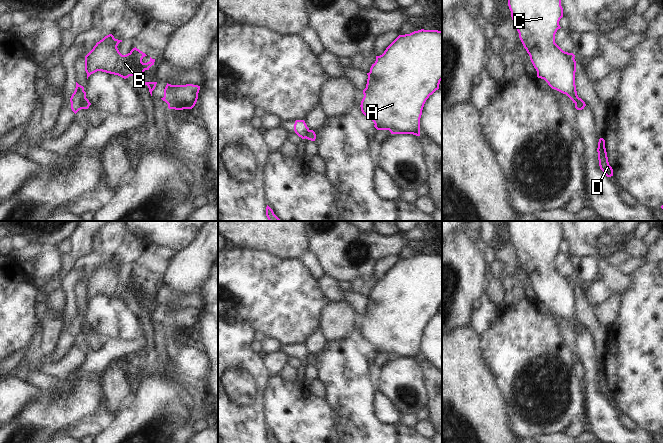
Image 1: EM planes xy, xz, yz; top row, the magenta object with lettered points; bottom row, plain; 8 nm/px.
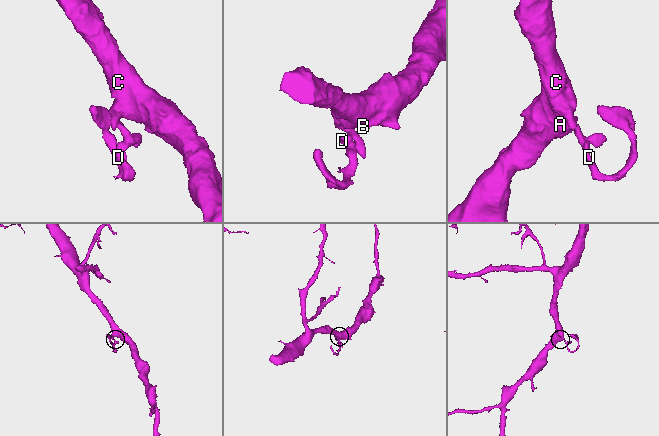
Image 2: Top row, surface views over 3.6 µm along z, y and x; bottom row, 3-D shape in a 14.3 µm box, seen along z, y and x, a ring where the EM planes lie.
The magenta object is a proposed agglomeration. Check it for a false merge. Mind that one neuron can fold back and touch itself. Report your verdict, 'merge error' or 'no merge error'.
merge error

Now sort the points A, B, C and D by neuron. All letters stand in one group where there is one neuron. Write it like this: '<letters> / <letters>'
A B C / D

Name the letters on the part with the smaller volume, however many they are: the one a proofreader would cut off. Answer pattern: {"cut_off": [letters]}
{"cut_off": ["D"]}

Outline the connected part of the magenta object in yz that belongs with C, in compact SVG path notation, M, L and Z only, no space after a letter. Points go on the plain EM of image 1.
M508 221L508 230L519 262L537 295L537 301L544 303L552 313L566 318L575 327L578 321L575 309L575 279L563 275L555 267L555 258L561 252L559 245L563 241L561 222Z

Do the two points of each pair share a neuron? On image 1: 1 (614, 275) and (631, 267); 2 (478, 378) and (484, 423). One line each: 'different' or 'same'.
1: different
2: same

